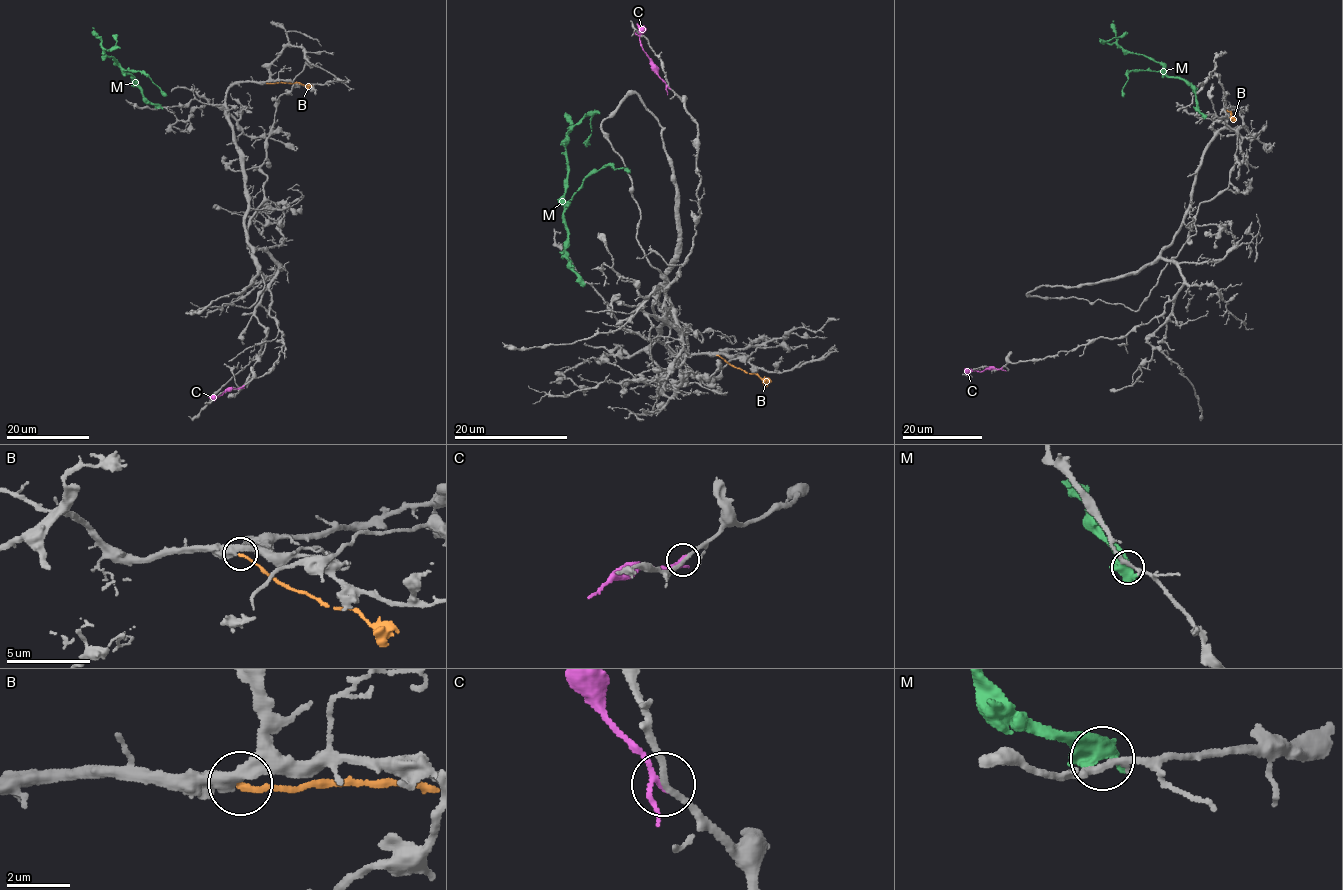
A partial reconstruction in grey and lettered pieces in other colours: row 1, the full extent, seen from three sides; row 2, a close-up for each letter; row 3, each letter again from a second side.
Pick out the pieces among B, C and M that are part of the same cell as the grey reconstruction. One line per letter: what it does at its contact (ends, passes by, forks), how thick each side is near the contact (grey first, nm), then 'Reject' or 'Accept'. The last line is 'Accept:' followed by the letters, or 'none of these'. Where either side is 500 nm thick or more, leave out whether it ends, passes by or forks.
B: It ends there. Thickness 440 nm (grey) against 180 nm. Reject
C: It passes by. Thickness 180 nm (grey) against 150 nm. Reject
M: Thickness 220 nm (grey) against 750 nm. Reject
Accept: none of these

